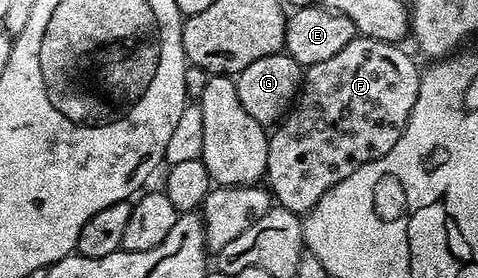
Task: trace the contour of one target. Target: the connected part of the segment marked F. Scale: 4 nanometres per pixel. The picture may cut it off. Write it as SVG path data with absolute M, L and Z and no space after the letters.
M357 35L353 41L346 43L346 47L342 47L342 51L338 51L338 55L333 55L330 59L322 59L322 63L314 63L303 70L303 81L300 82L300 90L296 95L296 100L292 102L291 108L279 124L271 130L268 138L266 185L279 208L289 209L291 213L297 215L307 215L316 207L318 199L322 199L322 195L326 195L326 191L330 191L330 187L342 183L342 179L346 179L346 175L354 175L354 171L358 171L358 167L386 155L390 151L390 147L394 147L394 143L398 143L398 139L404 133L406 123L410 119L414 99L420 97L420 75L422 72L421 66L418 67L412 62L411 55L403 53L400 48L399 44L391 45L390 43L382 43L378 39Z

